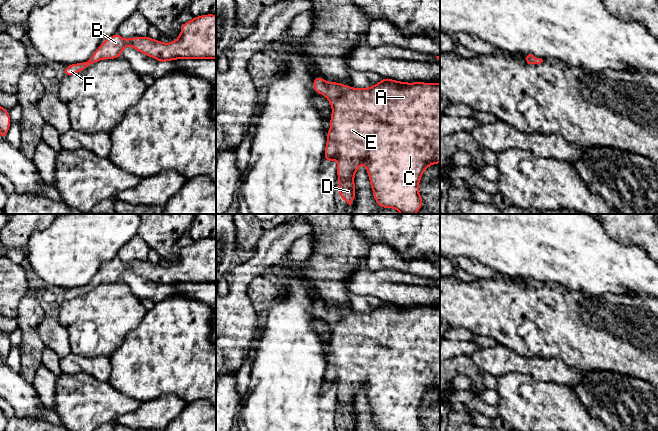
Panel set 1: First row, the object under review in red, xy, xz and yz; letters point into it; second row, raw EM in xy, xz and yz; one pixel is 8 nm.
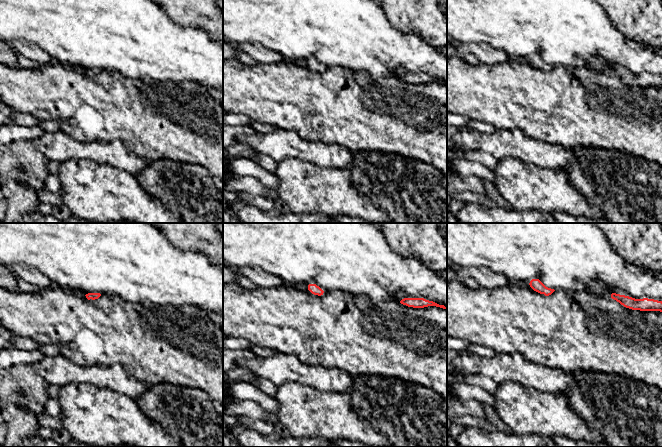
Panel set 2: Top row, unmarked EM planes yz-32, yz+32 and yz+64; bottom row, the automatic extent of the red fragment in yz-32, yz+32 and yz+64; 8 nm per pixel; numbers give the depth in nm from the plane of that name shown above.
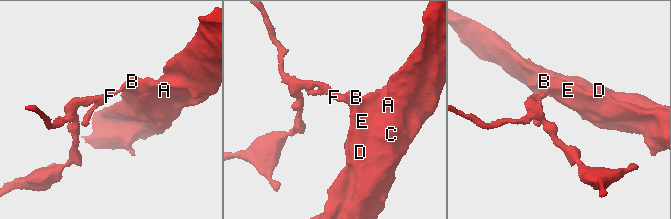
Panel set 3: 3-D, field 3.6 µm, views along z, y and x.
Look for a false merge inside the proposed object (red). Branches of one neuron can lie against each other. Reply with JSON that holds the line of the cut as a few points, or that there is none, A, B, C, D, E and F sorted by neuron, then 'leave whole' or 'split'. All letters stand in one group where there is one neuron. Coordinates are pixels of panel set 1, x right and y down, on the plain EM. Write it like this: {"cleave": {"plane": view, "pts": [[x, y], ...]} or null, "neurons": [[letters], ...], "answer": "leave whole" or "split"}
{"cleave": null, "neurons": [["A", "B", "C", "D", "E", "F"]], "answer": "leave whole"}

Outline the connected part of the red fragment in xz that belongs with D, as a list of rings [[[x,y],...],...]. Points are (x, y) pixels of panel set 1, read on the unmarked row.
[[[316,300],[313,303],[313,314],[325,320],[332,331],[324,382],[326,386],[334,383],[338,385],[340,423],[351,430],[356,422],[354,400],[365,386],[374,423],[379,431],[423,431],[419,406],[430,389],[440,387],[440,307],[408,307],[383,301],[369,312],[352,312]]]

